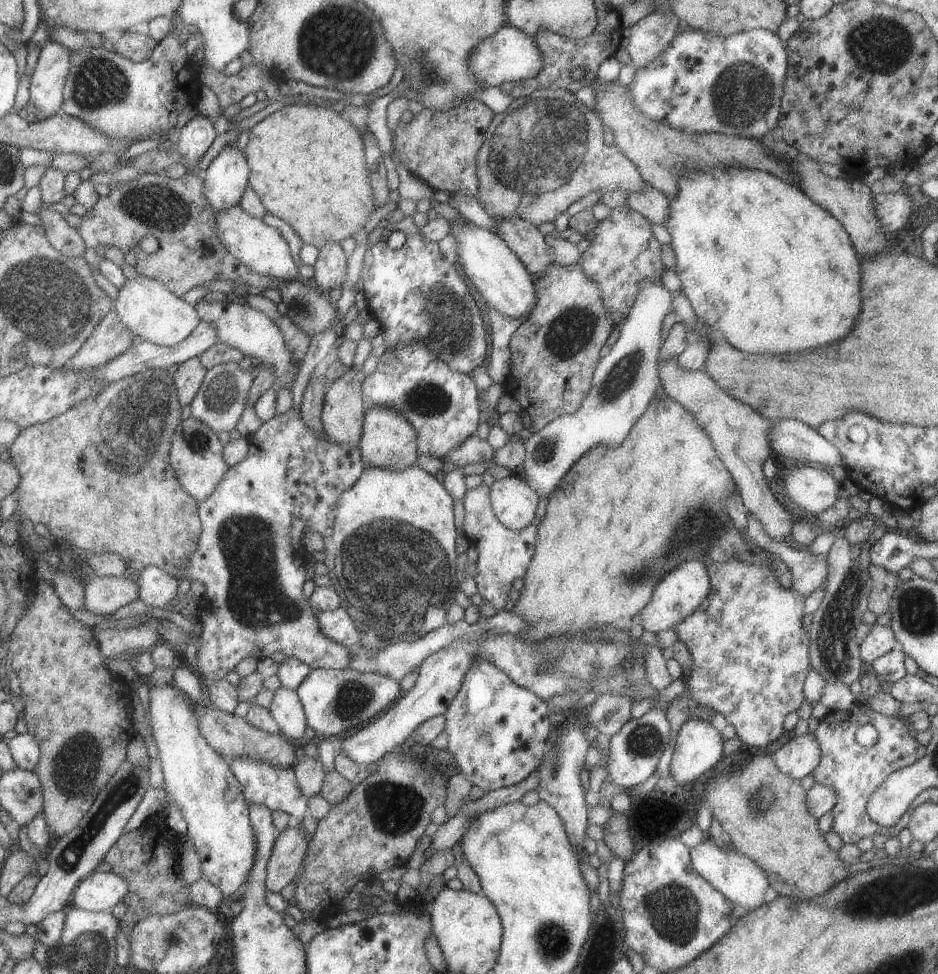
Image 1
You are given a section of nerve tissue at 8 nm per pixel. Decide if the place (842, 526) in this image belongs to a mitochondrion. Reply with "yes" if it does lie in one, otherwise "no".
no

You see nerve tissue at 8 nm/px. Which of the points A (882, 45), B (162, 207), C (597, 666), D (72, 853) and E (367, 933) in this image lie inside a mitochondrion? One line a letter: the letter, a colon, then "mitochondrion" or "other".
A: mitochondrion
B: mitochondrion
C: mitochondrion
D: mitochondrion
E: other

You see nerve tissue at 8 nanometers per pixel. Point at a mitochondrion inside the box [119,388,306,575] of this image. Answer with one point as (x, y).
(197, 442)

